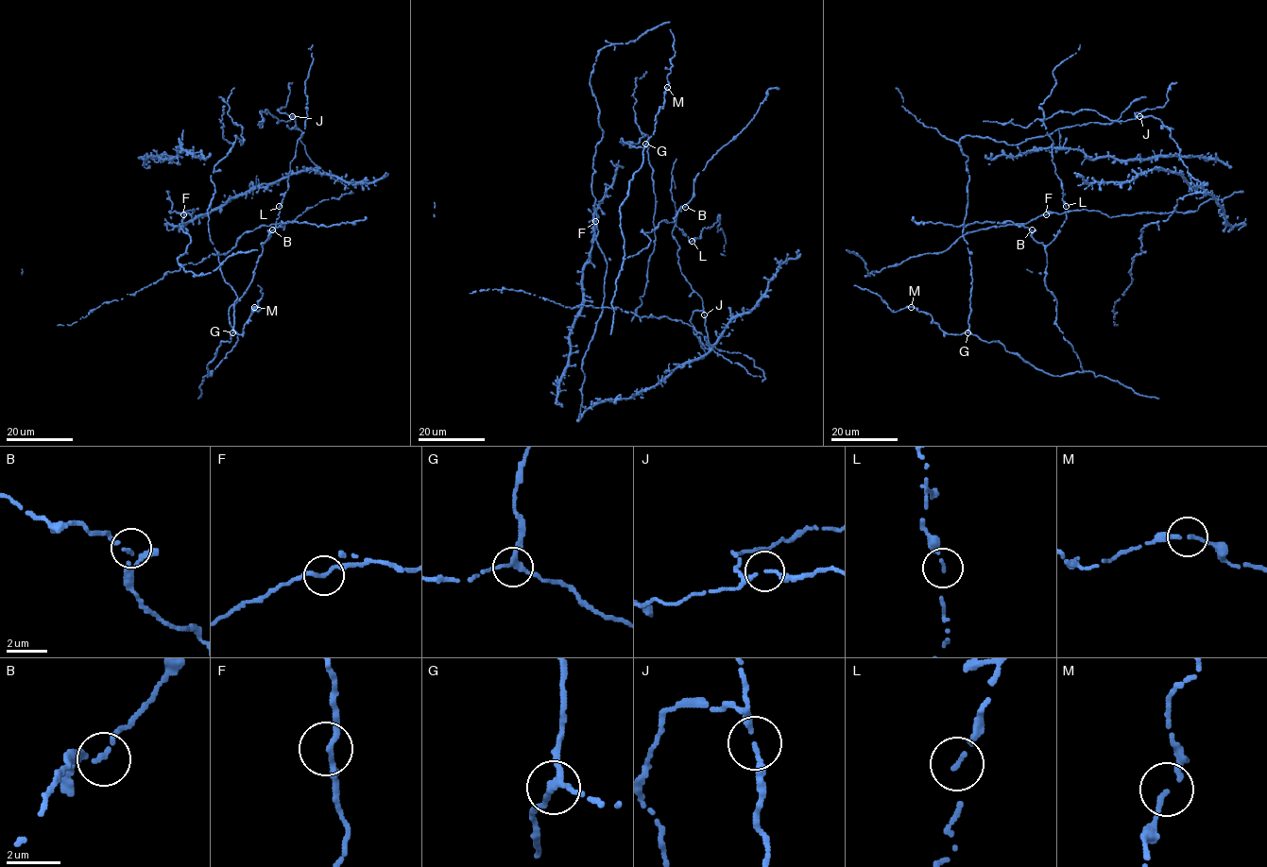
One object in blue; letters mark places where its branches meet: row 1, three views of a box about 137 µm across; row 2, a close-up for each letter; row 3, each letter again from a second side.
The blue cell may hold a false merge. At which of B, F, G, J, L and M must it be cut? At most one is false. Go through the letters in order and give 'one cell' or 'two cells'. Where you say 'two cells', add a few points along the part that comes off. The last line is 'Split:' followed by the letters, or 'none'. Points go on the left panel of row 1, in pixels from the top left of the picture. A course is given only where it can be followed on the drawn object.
B: one cell
F: one cell
G: one cell
J: one cell
L: one cell
M: one cell
Split: none

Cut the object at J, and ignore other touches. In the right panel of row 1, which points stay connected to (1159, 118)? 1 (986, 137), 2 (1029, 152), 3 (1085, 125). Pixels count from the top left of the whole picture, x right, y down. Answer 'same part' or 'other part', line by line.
1: same part
2: same part
3: same part

